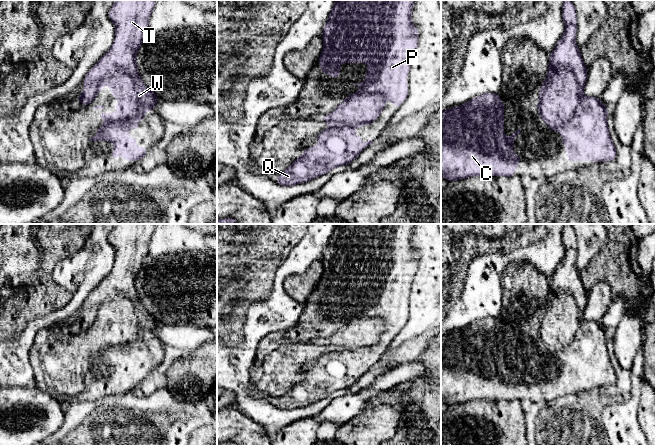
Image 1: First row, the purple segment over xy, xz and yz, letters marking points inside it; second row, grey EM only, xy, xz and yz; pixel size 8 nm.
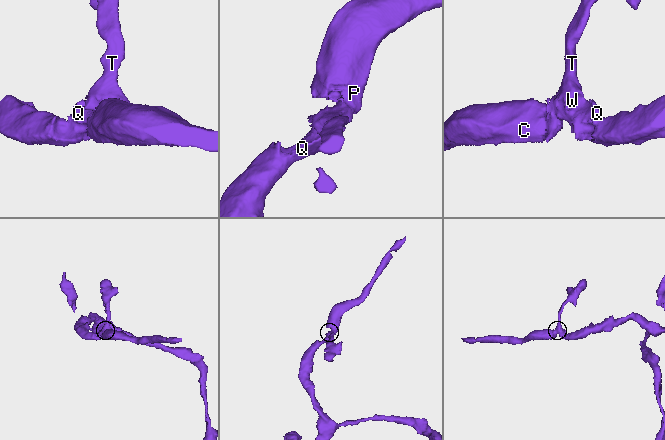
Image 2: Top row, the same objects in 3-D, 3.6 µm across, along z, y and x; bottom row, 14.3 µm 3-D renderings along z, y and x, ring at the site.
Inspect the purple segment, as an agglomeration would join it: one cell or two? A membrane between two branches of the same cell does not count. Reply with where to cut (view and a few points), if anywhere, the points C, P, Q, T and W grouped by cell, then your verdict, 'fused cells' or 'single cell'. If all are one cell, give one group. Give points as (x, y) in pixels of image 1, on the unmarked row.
cut none; groups C P Q T W; single cell

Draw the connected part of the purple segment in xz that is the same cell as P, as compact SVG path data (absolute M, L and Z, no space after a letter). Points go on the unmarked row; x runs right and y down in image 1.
M336 224L331 237L329 238L328 245L323 252L323 260L321 262L323 264L324 271L318 283L320 293L322 296L327 297L329 301L340 301L341 287L368 287L370 290L366 294L366 304L364 306L361 306L360 308L352 307L354 309L358 309L361 315L353 317L352 319L346 321L343 324L342 328L336 330L334 336L329 337L326 340L322 341L322 343L325 344L327 349L330 350L331 352L321 355L321 357L317 360L318 363L317 371L307 371L306 375L300 381L298 381L286 394L279 398L278 404L276 406L277 408L283 410L293 410L298 407L305 407L316 401L328 397L331 393L335 391L351 387L354 383L358 382L358 379L361 377L363 373L367 372L369 369L373 367L373 365L368 364L367 367L364 368L359 360L354 359L354 354L359 353L362 349L367 350L373 345L375 345L376 342L380 340L381 335L385 332L386 323L390 324L393 329L396 329L398 331L400 331L402 327L405 325L409 314L409 311L406 307L406 301L411 291L413 278L418 270L418 254L411 244L411 237L413 234L414 225L415 224Z

